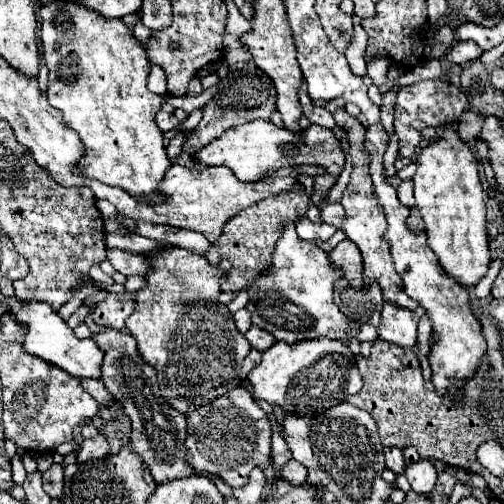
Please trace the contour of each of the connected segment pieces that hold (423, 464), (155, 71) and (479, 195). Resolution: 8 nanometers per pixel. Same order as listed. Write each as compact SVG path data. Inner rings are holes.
M420 459L420 461L416 461L416 463L406 465L404 475L406 475L406 479L410 481L410 485L412 485L412 489L414 489L416 493L428 493L428 491L432 491L438 473L434 471L432 461Z
M150 67L148 87L156 95L166 95L166 75L164 75L164 71L160 67Z
M446 129L438 143L432 143L422 149L418 157L418 171L414 175L414 199L416 207L422 215L426 235L428 235L428 247L436 253L440 267L458 281L464 289L474 287L486 273L492 263L490 243L488 243L488 231L486 231L486 205L485 195L478 179L478 161L472 153L472 149L460 141L458 133L452 129Z

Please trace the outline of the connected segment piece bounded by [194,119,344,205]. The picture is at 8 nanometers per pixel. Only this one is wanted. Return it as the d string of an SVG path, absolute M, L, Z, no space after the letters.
M262 119L228 129L218 139L214 139L214 143L208 143L206 147L202 147L202 151L198 151L194 155L194 159L200 161L202 165L224 165L240 181L254 181L254 179L258 181L268 175L270 167L290 167L290 165L326 167L328 173L322 175L320 179L316 177L316 181L314 181L314 187L316 187L316 193L312 199L314 205L318 205L320 201L326 199L328 189L336 183L336 177L340 175L342 165L344 165L344 153L340 149L340 141L336 139L336 135L330 129L311 124L302 131L302 135L292 135L290 131L276 127L270 121L262 121Z

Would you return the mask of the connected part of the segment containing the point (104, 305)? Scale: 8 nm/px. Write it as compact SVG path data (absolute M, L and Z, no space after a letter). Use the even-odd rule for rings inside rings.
M108 293L108 297L98 303L92 309L92 319L98 325L110 325L118 331L124 329L124 321L126 317L134 311L134 295L118 295L118 293Z

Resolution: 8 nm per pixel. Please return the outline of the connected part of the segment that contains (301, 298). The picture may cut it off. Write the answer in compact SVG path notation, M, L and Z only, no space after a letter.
M288 223L278 247L274 251L274 261L270 263L270 267L246 289L250 295L250 301L246 305L246 309L252 315L252 323L270 331L270 335L274 335L276 341L284 341L284 343L298 343L302 339L320 339L320 337L330 337L330 339L338 339L344 345L350 345L350 319L346 315L342 315L342 311L338 309L338 305L334 303L334 283L342 279L342 271L332 267L330 257L326 251L322 251L320 247L316 247L310 241L304 241L296 235L294 223Z

